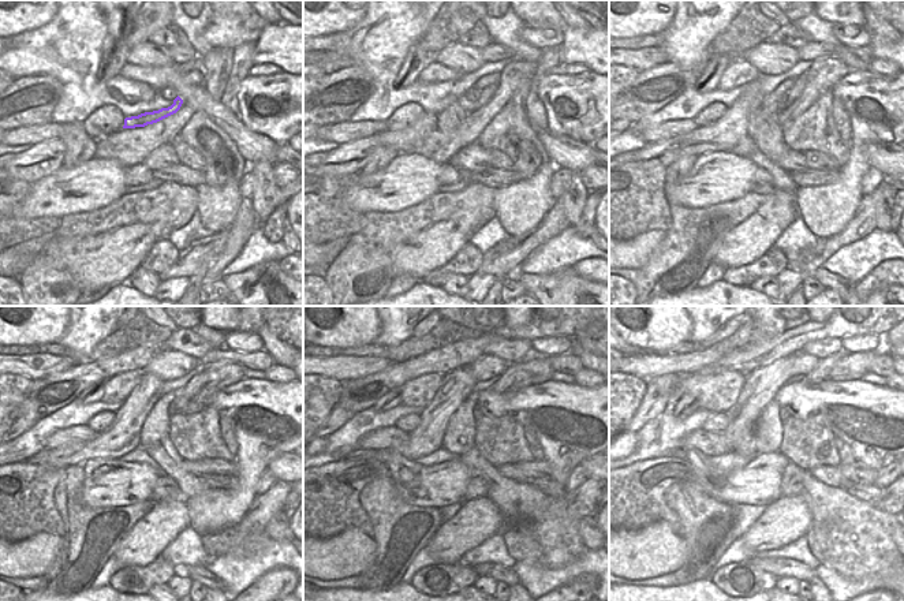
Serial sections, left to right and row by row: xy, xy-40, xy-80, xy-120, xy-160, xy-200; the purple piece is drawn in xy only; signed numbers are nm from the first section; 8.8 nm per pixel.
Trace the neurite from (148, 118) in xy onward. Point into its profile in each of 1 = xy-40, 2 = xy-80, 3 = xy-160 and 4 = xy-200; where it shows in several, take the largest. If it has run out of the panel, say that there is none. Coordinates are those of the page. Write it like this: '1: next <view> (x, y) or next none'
1: next xy-40 (488, 92)
2: next xy-80 (800, 82)
3: next xy-160 (504, 381)
4: next xy-200 (825, 366)

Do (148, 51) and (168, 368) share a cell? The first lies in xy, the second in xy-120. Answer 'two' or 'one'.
one

